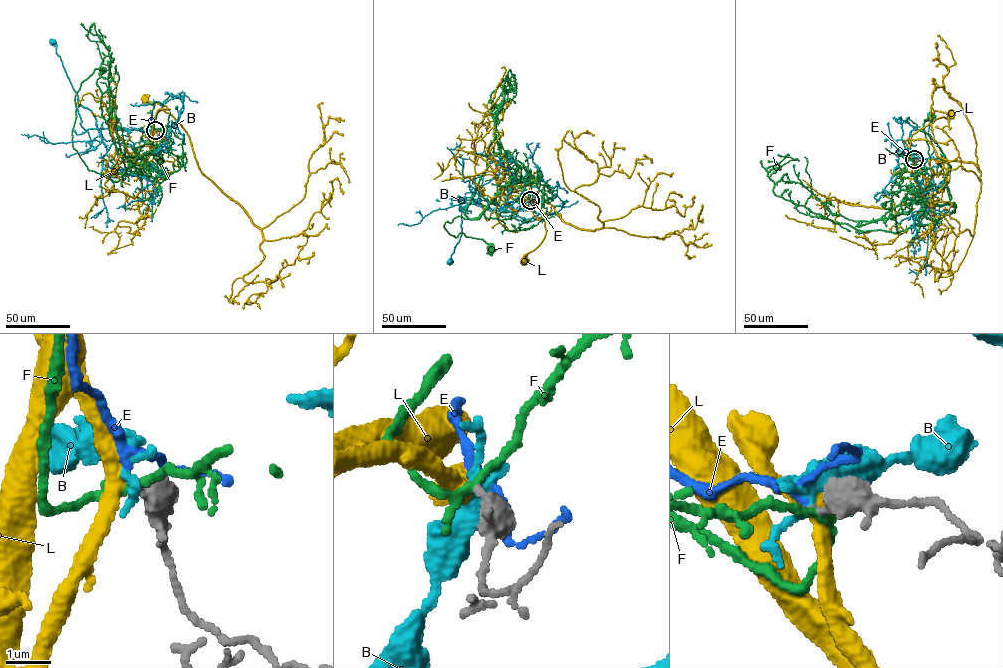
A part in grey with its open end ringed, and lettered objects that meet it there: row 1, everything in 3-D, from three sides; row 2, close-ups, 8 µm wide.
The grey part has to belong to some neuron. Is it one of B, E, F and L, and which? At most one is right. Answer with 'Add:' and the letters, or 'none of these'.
Add: E

